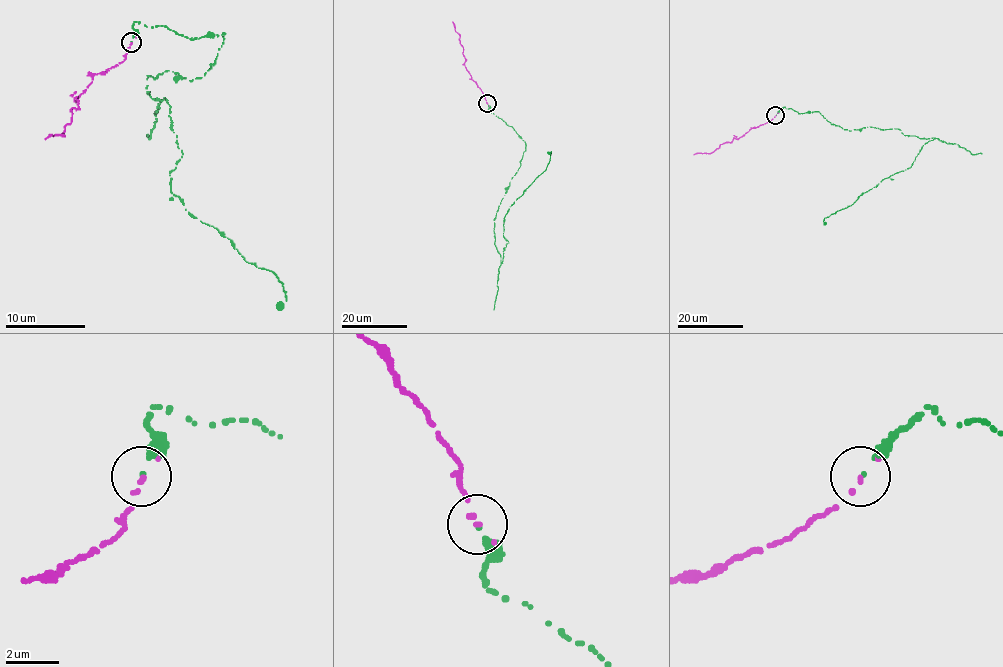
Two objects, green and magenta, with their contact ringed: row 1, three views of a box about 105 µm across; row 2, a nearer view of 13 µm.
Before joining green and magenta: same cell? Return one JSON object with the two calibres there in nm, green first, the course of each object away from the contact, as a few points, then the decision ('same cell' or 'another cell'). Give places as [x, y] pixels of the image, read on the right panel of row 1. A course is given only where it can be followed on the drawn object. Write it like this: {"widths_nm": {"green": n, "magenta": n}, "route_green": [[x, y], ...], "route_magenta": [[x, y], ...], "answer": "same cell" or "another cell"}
{"widths_nm": {"green": 140, "magenta": 130}, "route_green": [[776, 115], [783, 106], [819, 112], [851, 131], [892, 128], [935, 138], [908, 168], [824, 224]], "route_magenta": [[775, 115], [711, 153], [693, 154]], "answer": "same cell"}

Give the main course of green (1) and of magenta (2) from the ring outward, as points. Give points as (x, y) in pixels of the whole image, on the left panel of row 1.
1: (131, 43), (135, 21), (223, 33), (201, 77), (147, 91), (183, 155), (171, 192), (275, 274), (277, 308)
2: (131, 43), (125, 59), (107, 71), (97, 73), (75, 99), (71, 121), (63, 135), (51, 135), (45, 139)

